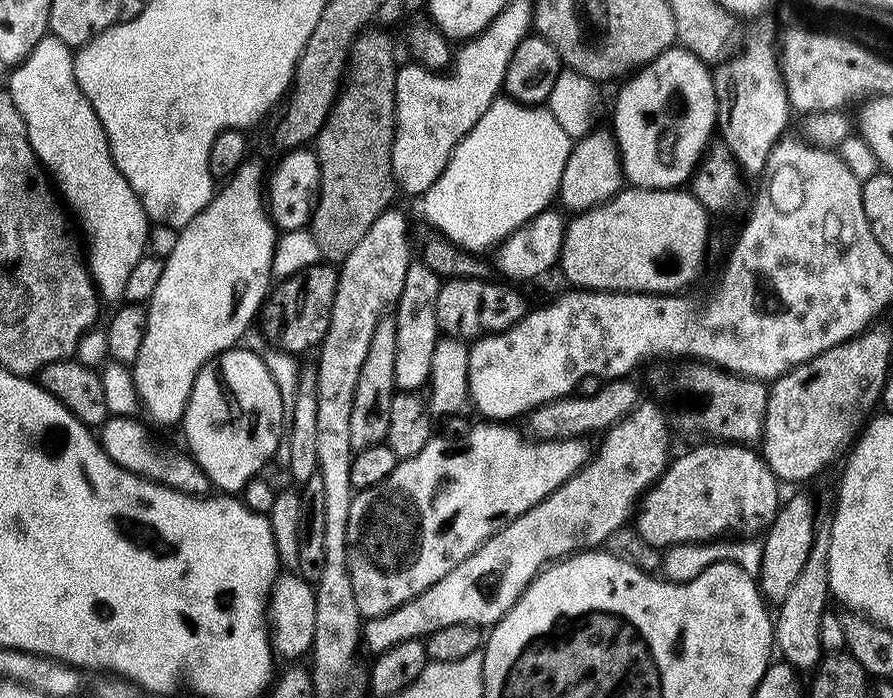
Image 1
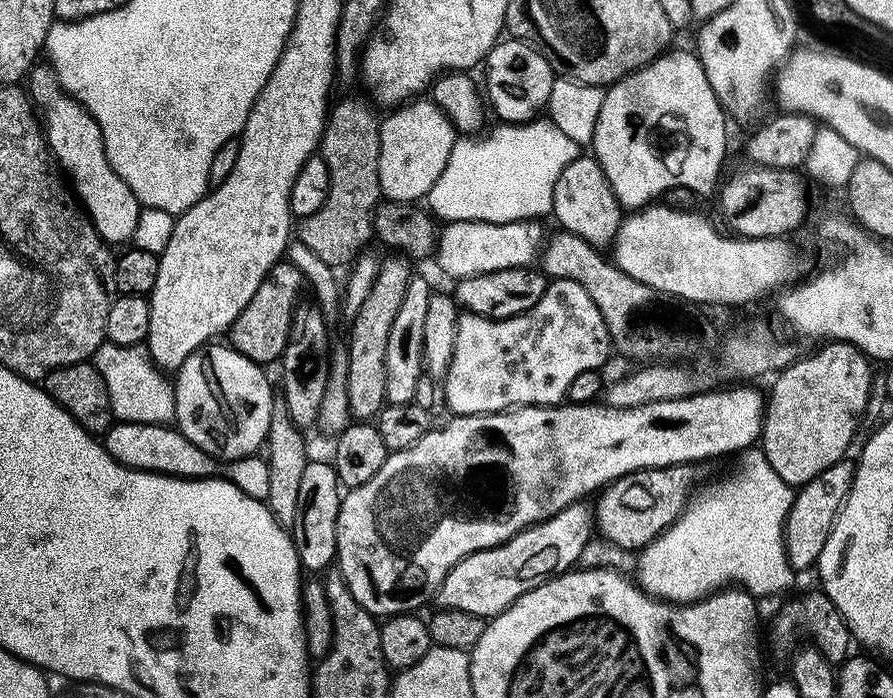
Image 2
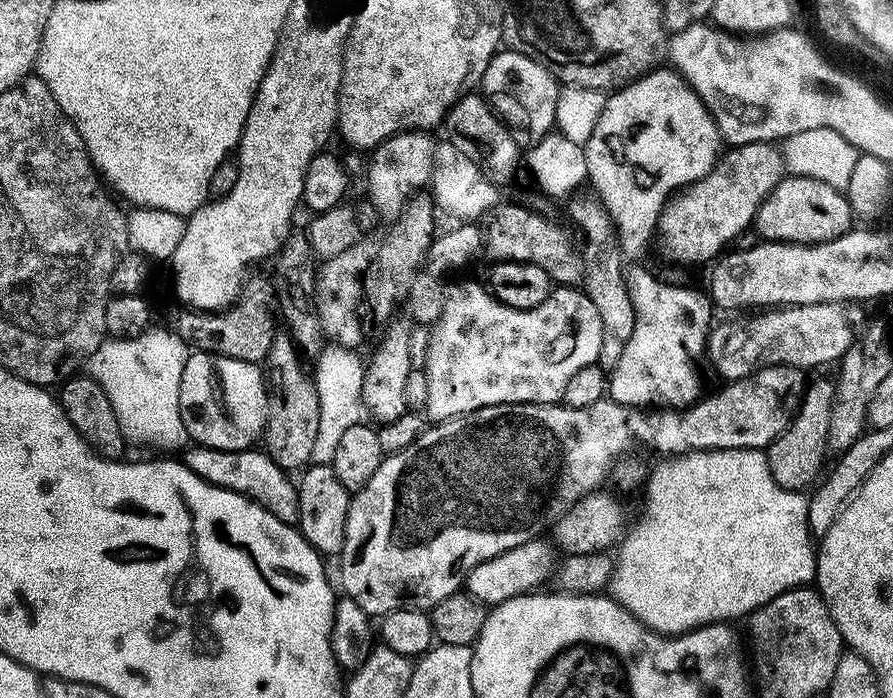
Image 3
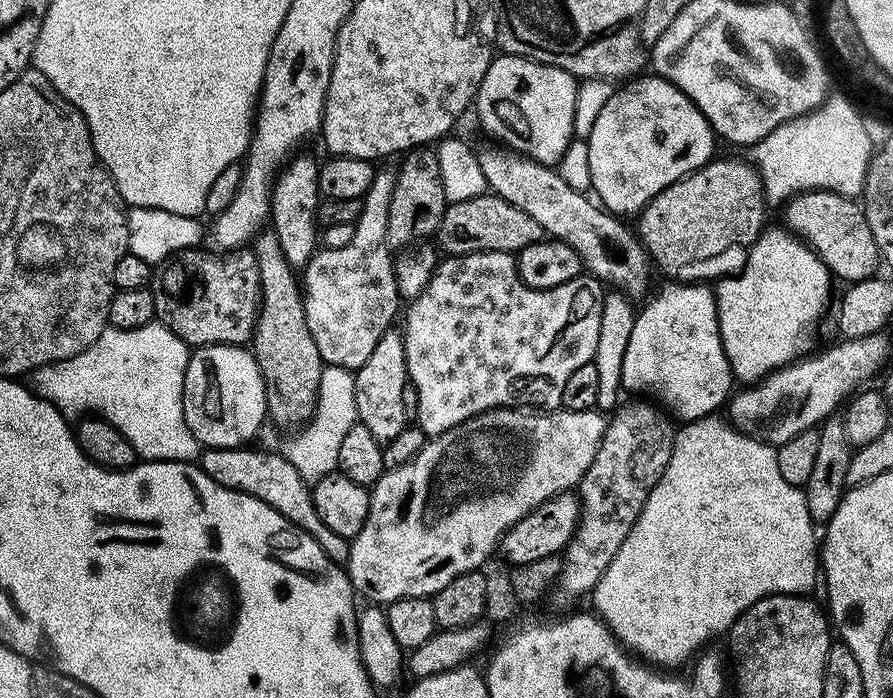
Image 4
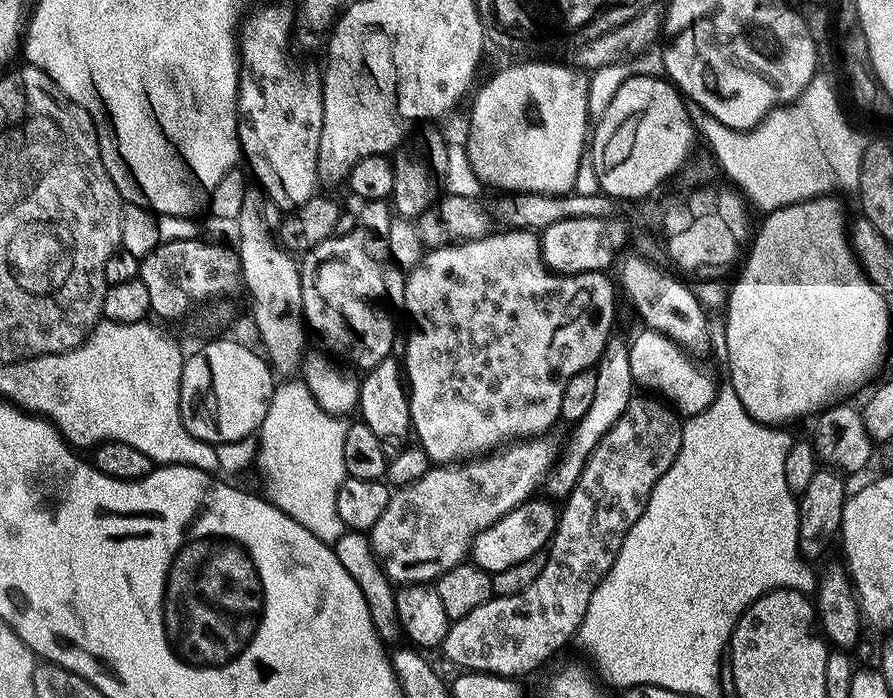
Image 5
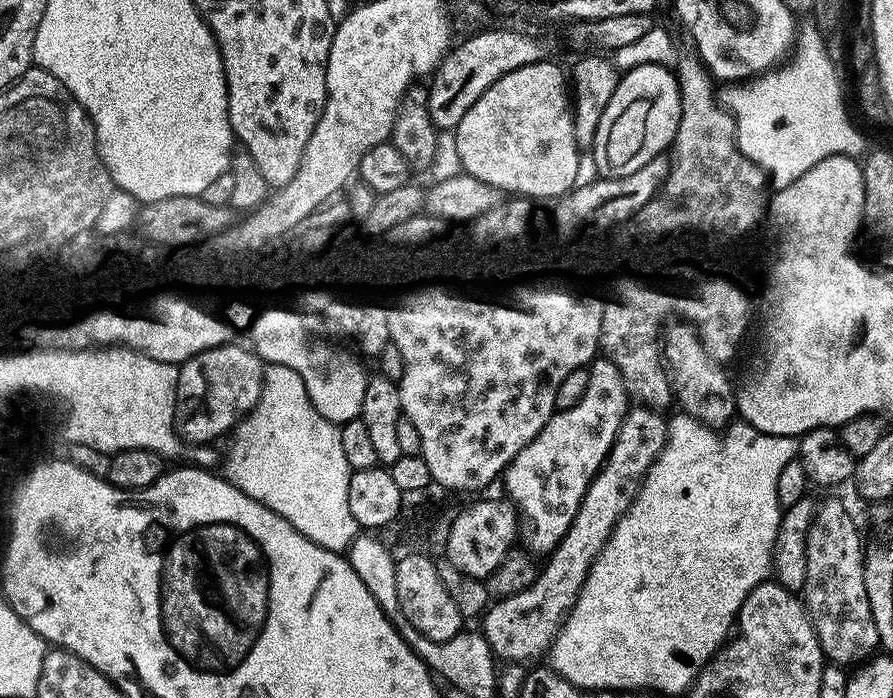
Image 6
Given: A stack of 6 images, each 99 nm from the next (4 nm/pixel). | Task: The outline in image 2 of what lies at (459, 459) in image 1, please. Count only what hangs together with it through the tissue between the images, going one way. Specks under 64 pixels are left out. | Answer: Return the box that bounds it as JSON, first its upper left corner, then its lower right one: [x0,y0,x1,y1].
[336,386,766,618]

